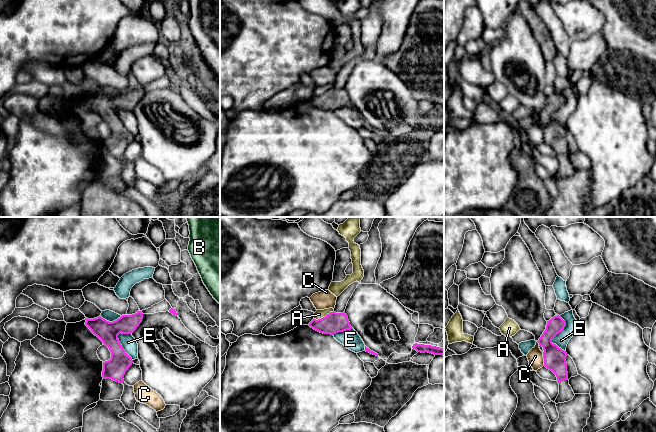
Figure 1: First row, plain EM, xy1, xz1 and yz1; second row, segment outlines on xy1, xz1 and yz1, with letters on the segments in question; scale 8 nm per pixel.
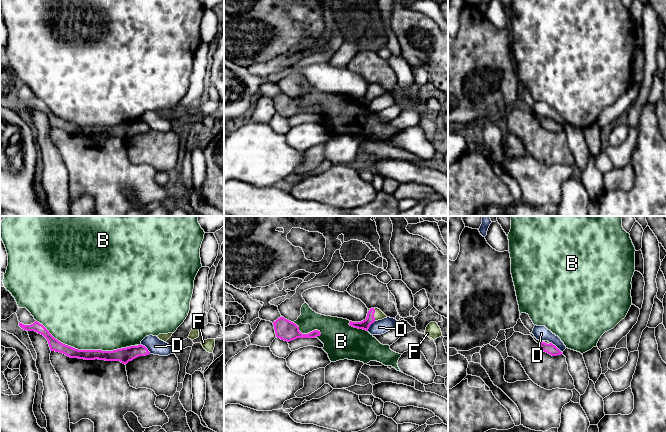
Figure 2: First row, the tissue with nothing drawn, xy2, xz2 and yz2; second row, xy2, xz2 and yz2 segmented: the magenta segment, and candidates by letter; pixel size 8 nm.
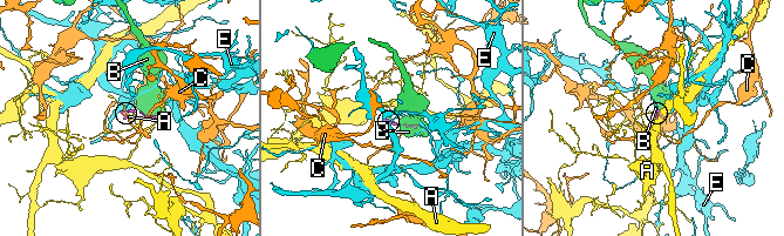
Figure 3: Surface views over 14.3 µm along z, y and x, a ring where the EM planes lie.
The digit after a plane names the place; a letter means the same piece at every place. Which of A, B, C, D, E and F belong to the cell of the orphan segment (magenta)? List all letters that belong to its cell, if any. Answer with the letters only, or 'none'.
F

